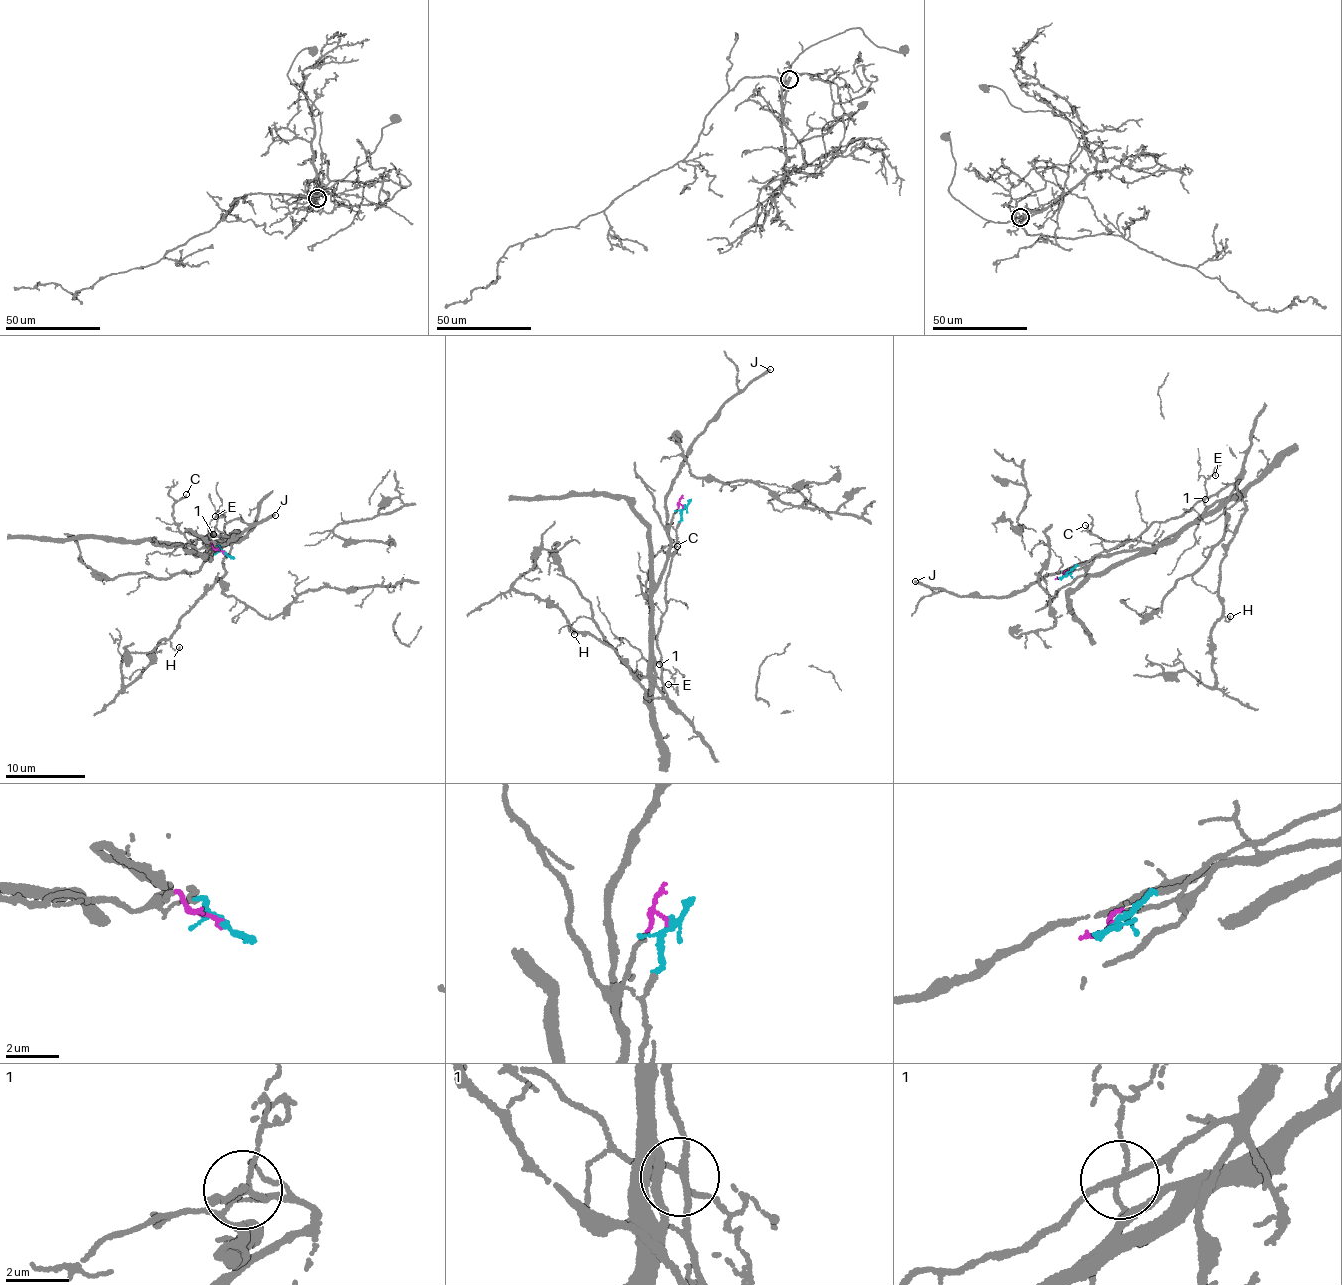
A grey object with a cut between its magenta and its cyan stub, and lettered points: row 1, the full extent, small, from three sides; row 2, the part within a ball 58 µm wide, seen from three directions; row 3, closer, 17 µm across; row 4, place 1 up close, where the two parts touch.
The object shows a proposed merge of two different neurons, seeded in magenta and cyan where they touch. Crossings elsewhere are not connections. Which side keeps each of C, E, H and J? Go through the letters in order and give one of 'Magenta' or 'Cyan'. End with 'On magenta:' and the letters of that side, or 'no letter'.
C: Magenta
E: Magenta
H: Cyan
J: Magenta
On magenta: C, E, J

